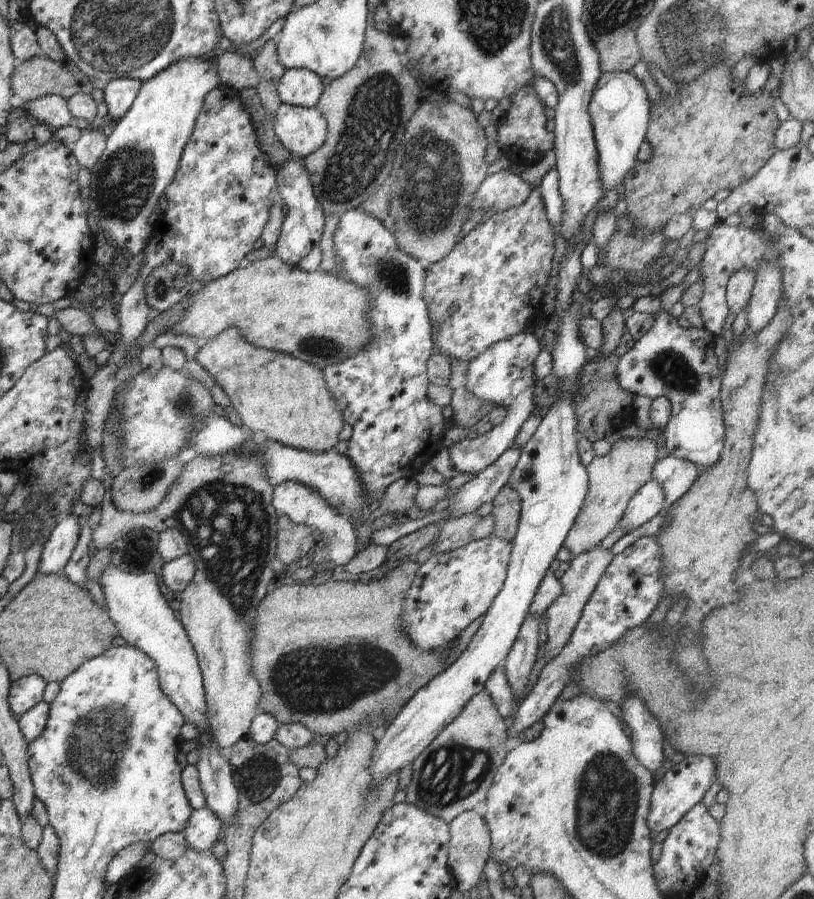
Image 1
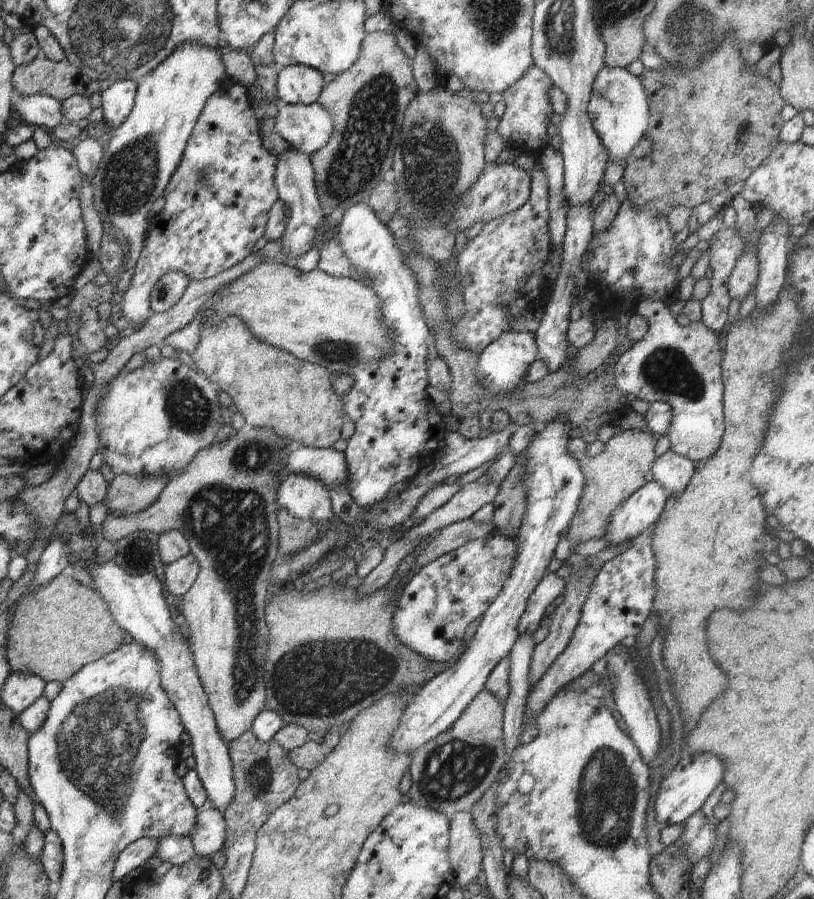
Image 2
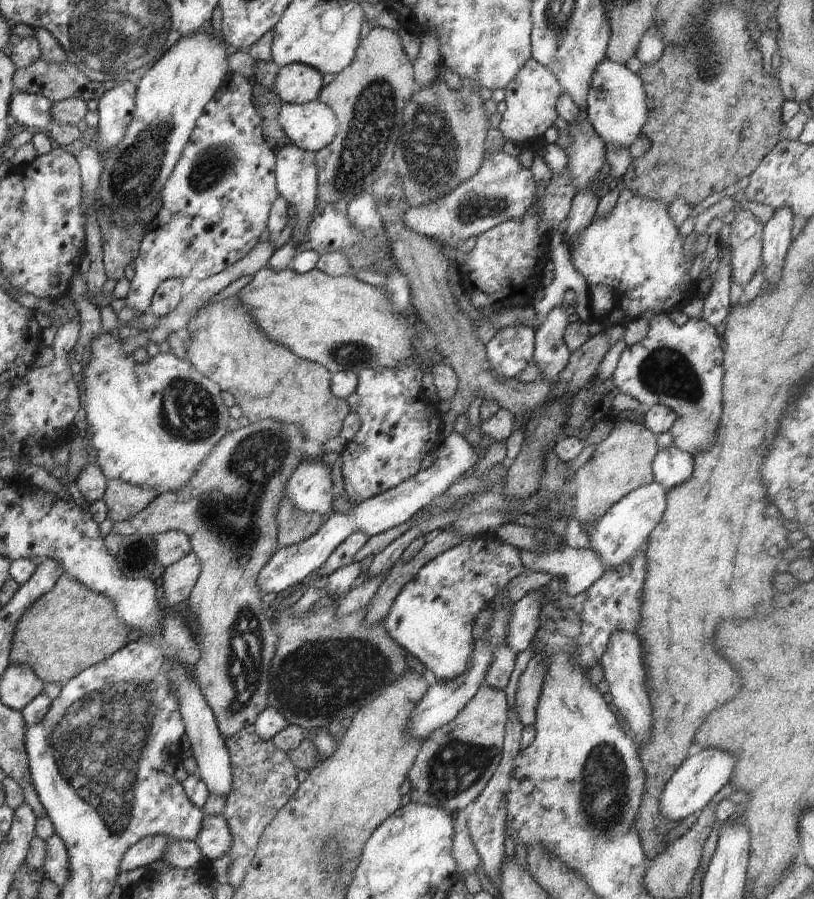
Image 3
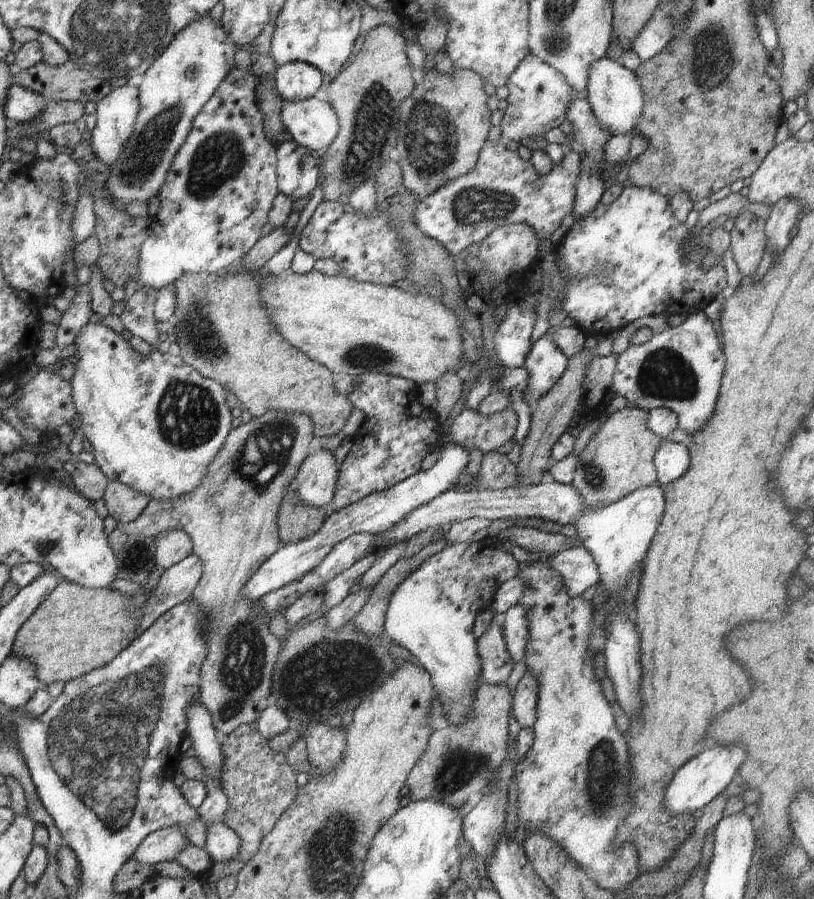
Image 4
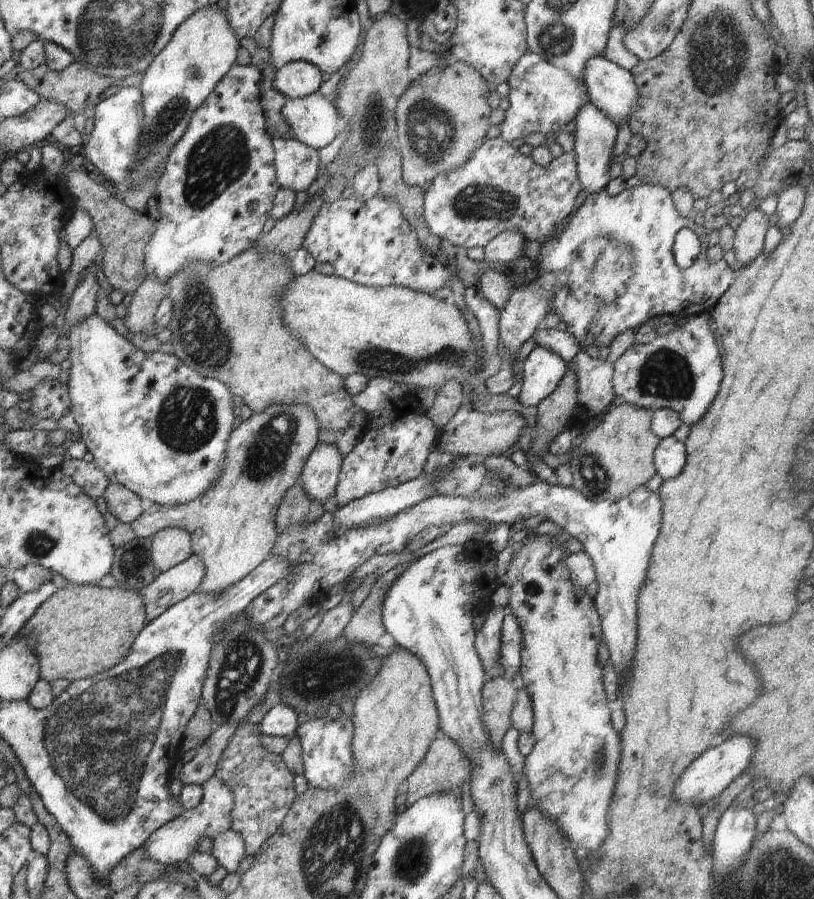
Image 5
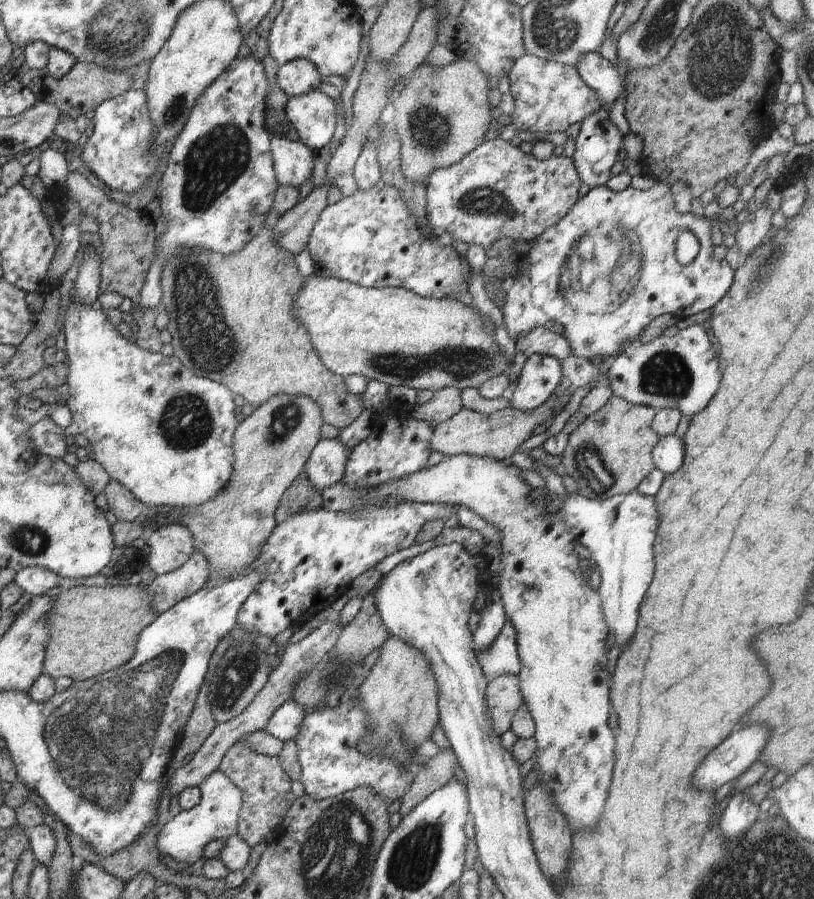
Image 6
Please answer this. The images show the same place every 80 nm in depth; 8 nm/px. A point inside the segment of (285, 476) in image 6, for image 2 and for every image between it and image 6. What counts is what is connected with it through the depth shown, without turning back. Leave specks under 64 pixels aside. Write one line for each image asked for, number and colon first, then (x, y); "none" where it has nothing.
2: (224, 503)
3: (228, 509)
4: (231, 517)
5: (232, 526)

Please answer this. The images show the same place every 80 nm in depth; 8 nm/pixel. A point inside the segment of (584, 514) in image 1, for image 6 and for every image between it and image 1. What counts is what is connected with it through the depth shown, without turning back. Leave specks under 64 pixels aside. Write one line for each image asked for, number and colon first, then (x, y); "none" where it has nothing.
2: (610, 478)
3: (620, 464)
4: (618, 460)
5: (615, 458)
6: (608, 454)

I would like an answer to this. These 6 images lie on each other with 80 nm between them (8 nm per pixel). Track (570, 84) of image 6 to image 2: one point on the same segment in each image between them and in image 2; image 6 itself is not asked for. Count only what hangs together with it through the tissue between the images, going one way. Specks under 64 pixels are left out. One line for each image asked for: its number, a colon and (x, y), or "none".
2: (524, 126)
3: (531, 97)
4: (539, 96)
5: (543, 98)

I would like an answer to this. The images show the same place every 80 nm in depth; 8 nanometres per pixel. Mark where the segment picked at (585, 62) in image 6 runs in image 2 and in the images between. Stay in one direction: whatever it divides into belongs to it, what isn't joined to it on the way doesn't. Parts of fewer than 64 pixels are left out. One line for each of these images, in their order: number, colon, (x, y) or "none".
2: (618, 109)
3: (616, 105)
4: (614, 93)
5: (612, 89)

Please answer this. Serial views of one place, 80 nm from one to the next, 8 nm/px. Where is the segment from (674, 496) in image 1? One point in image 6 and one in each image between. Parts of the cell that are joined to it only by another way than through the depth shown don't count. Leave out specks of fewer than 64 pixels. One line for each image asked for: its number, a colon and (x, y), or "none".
2: (672, 471)
3: (671, 466)
4: (671, 459)
5: (669, 458)
6: (668, 453)

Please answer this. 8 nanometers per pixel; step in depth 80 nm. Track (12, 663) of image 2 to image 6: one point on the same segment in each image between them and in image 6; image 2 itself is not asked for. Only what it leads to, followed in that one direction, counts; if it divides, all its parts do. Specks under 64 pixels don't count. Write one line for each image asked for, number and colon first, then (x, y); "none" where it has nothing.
3: (69, 629)
4: (76, 630)
5: (81, 630)
6: (94, 630)

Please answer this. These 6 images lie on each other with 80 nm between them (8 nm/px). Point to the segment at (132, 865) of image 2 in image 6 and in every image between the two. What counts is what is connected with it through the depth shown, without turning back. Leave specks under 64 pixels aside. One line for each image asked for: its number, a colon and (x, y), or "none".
3: (148, 850)
4: (164, 844)
5: (177, 840)
6: (183, 838)

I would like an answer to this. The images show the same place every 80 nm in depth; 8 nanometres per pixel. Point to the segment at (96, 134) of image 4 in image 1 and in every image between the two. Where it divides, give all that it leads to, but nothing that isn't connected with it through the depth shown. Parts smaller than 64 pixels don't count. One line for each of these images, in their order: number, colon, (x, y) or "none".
1: (119, 94)
2: (117, 101)
3: (116, 108)

